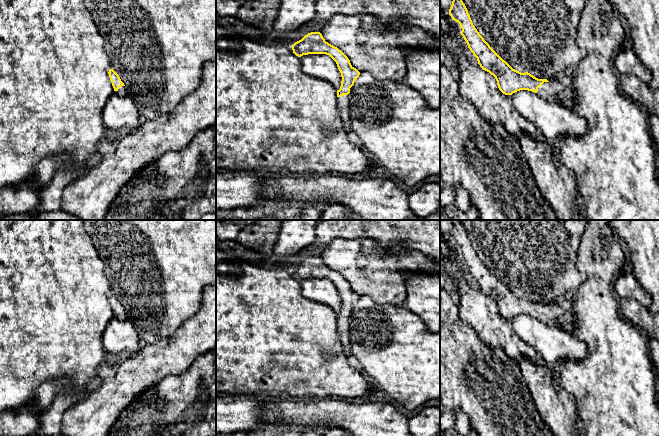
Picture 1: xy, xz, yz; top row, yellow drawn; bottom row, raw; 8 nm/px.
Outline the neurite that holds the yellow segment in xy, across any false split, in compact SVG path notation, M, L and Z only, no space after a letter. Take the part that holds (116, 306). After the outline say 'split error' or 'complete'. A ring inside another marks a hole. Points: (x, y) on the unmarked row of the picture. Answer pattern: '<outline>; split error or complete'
M109 293L108 298L114 315L120 320L127 320L125 309L121 305L119 299L113 293Z; split error

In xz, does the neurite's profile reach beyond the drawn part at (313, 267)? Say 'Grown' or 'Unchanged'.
Grown

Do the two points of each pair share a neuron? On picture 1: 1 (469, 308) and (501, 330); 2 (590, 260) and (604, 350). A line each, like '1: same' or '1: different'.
1: same
2: same

